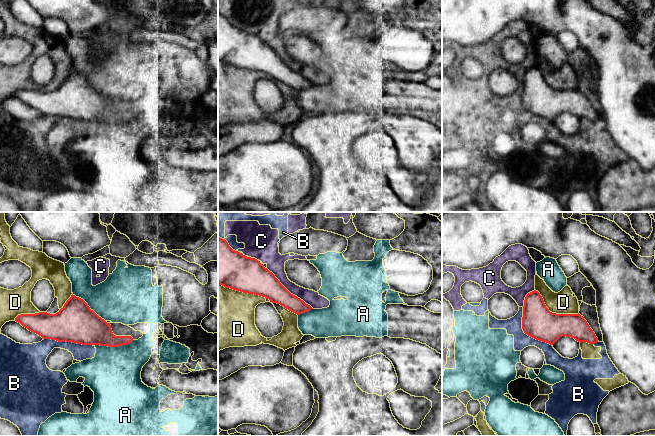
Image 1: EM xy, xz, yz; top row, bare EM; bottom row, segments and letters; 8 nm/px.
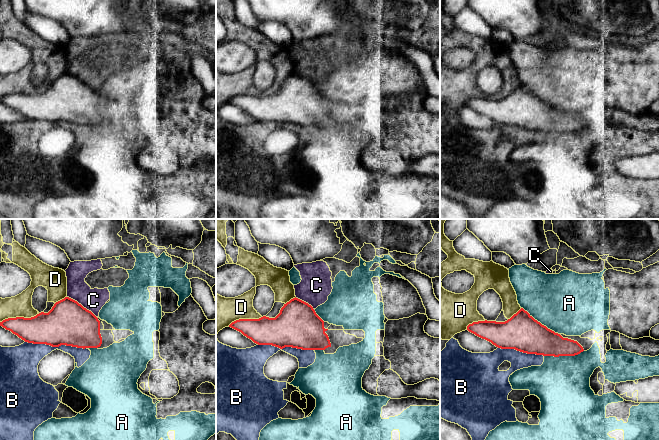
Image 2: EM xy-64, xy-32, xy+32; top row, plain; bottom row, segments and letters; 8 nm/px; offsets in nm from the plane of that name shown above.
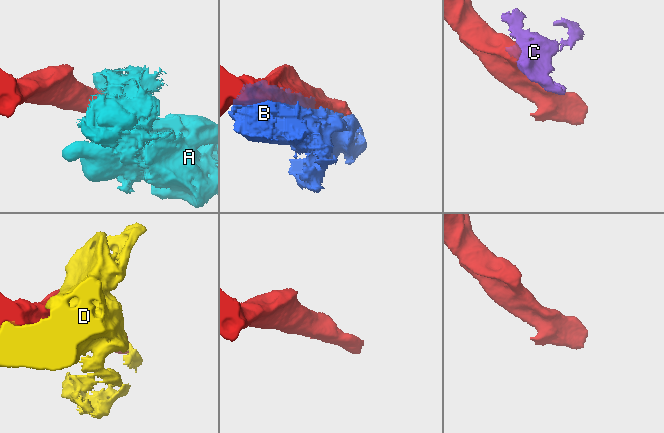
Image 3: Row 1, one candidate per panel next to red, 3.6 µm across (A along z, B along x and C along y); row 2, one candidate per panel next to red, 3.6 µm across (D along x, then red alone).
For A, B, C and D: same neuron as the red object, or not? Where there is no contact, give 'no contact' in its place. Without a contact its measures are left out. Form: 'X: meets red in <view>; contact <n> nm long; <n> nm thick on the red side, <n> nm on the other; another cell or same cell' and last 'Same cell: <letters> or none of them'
A: meets red in xy; contact 340 nm long; 260 nm thick on the red side, 440 nm on the other; another cell
B: meets red in yz; contact 400 nm long; 260 nm thick on the red side, 130 nm on the other; another cell
C: meets red in xz; contact 500 nm long; 220 nm thick on the red side, 140 nm on the other; another cell
D: meets red in yz; contact 400 nm long; 260 nm thick on the red side, 190 nm on the other; another cell
Same cell: none of them

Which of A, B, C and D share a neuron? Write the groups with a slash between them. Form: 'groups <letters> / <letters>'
groups A B C D

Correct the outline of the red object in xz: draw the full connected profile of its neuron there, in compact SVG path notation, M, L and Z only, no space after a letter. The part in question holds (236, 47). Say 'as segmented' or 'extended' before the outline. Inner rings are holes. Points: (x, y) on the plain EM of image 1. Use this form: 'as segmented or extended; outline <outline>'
as segmented; outline M218 12L218 60L243 69L259 71L300 91L313 85L291 70L263 40L233 26Z

